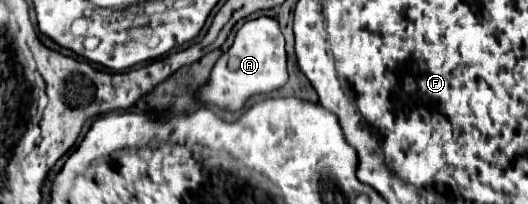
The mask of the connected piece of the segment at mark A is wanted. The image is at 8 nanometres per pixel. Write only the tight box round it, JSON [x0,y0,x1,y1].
[200,17,288,111]

